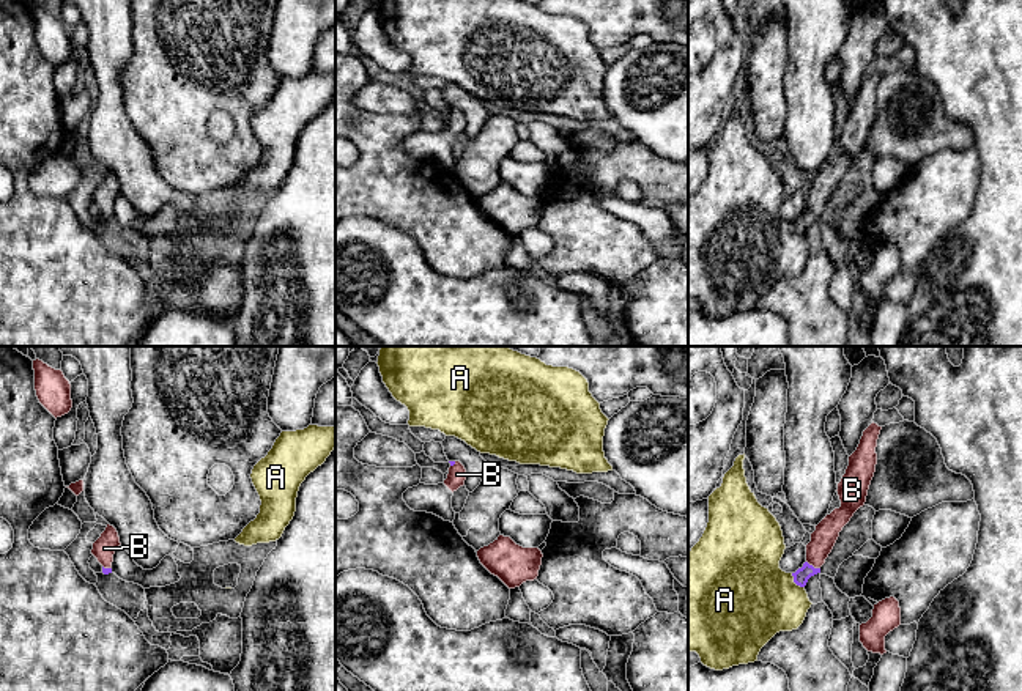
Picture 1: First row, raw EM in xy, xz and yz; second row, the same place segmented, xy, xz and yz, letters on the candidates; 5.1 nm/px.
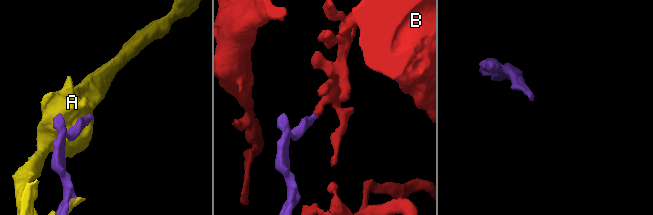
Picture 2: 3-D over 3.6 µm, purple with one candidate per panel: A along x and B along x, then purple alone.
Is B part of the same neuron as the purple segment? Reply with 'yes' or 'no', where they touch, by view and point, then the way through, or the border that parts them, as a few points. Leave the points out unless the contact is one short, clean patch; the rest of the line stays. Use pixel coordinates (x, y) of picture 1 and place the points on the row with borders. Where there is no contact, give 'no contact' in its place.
yes; meets purple in yz at (811, 565); runs through yz (802, 575), (811, 565), (822, 540)

